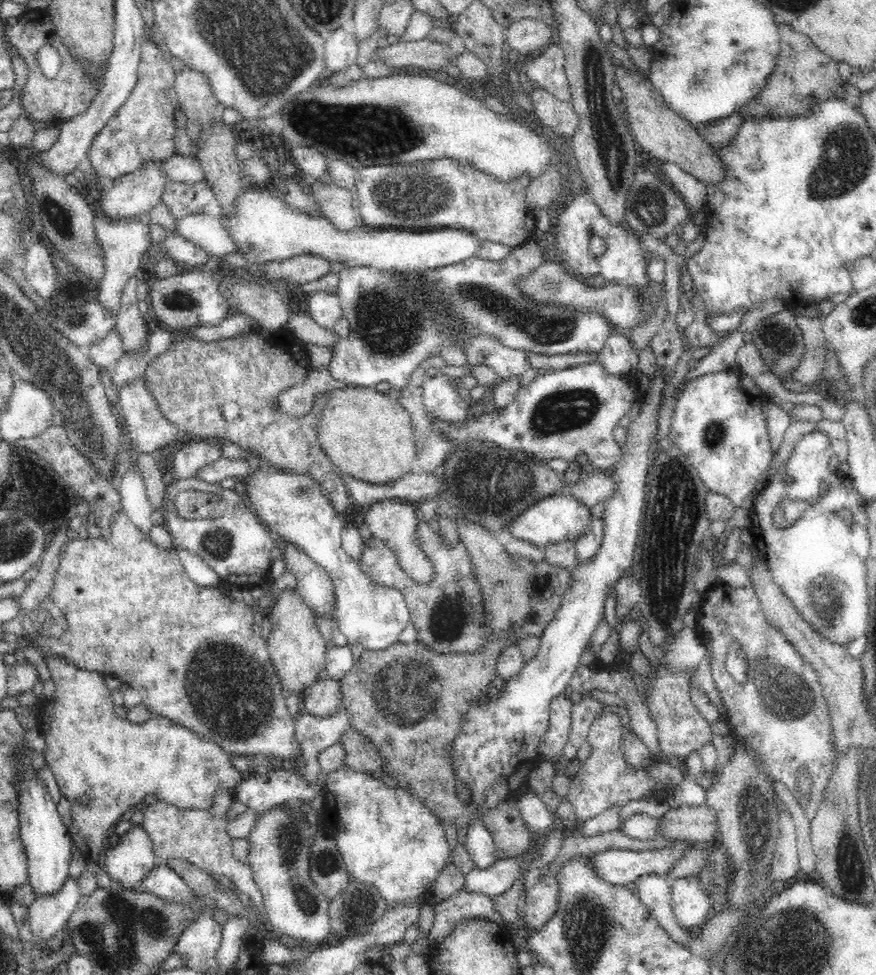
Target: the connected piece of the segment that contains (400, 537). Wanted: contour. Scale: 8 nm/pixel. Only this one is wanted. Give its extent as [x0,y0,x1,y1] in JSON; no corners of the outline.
[365,499,434,584]

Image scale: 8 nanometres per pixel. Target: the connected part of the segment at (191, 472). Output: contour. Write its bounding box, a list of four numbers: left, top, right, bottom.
[168,439,222,482]

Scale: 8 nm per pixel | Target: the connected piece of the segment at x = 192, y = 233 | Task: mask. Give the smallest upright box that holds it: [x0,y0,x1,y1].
[175,213,238,257]

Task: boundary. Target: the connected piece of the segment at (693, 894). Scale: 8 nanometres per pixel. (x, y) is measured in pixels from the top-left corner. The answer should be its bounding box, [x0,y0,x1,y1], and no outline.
[671,875,711,928]

